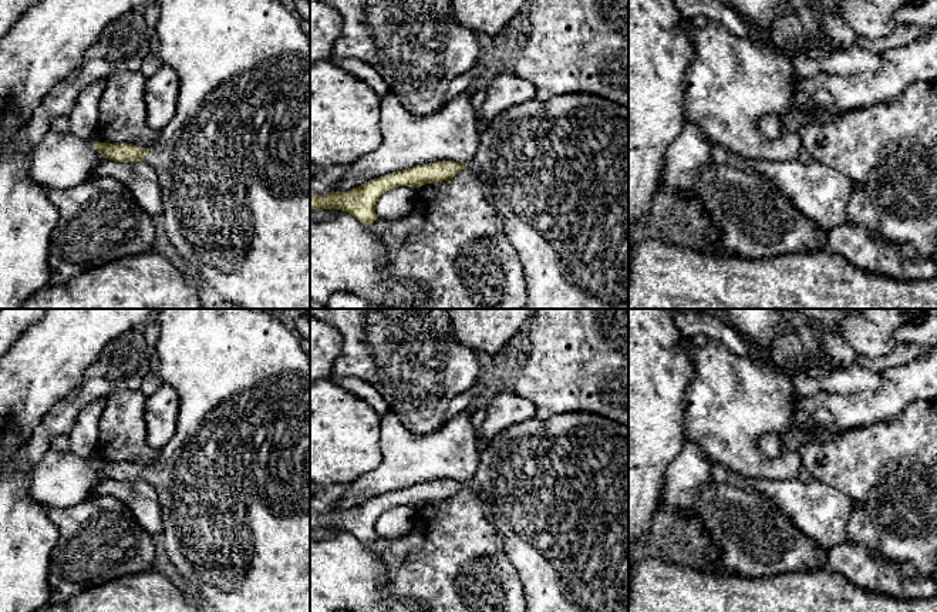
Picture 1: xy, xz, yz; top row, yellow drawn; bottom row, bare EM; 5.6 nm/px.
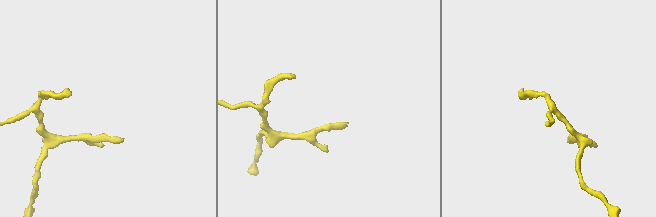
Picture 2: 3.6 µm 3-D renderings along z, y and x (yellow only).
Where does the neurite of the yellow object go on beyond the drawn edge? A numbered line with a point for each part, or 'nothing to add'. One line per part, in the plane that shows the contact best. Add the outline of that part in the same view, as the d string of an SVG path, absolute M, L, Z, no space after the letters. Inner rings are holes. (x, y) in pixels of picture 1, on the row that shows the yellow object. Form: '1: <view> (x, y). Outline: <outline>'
1: xy (233, 164). Outline: M156 0L158 56L179 78L176 111L144 159L158 175L168 242L223 299L242 309L310 309L310 40L282 0Z

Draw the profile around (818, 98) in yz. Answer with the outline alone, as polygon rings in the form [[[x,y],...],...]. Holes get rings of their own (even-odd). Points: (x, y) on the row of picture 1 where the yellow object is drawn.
[[[937,26],[921,27],[919,38],[907,47],[890,48],[880,53],[882,65],[876,71],[855,74],[820,73],[796,80],[796,93],[782,117],[766,115],[758,122],[758,131],[769,139],[783,132],[798,132],[802,127],[813,122],[825,122],[835,115],[855,108],[872,107],[877,102],[889,102],[899,97],[909,84],[916,81],[937,81]]]

